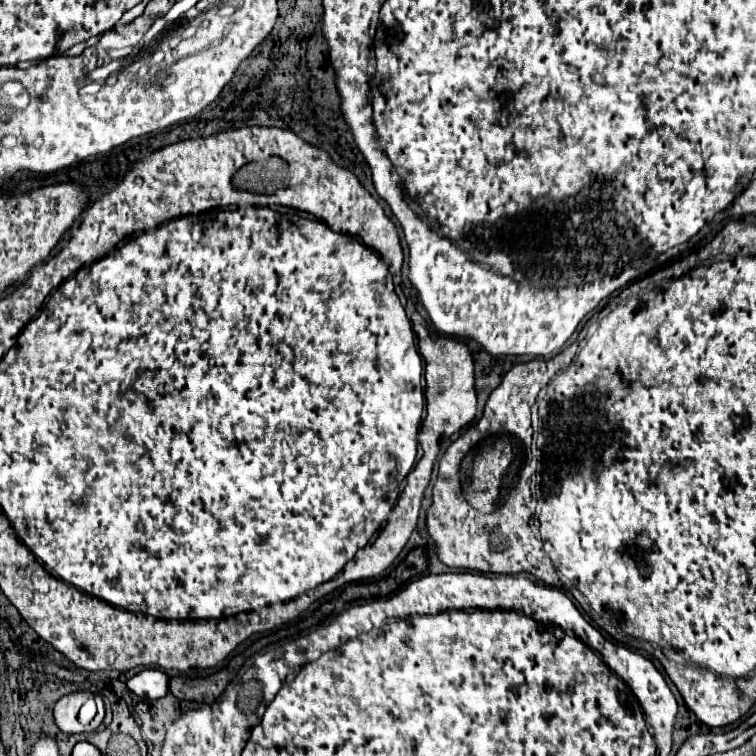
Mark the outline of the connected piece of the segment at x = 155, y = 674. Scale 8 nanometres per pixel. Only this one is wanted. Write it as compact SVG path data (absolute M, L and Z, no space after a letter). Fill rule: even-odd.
M143 669L127 681L127 687L145 699L159 699L167 693L169 677L159 669Z

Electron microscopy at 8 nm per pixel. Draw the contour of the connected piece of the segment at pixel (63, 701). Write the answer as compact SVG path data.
M75 691L75 693L69 693L65 697L61 697L57 703L55 703L55 723L57 727L63 731L63 733L83 733L83 731L93 731L101 725L103 721L103 707L99 709L99 717L95 717L89 725L81 725L79 719L77 719L77 713L79 713L79 707L83 705L83 701L87 697L93 697L91 691Z

